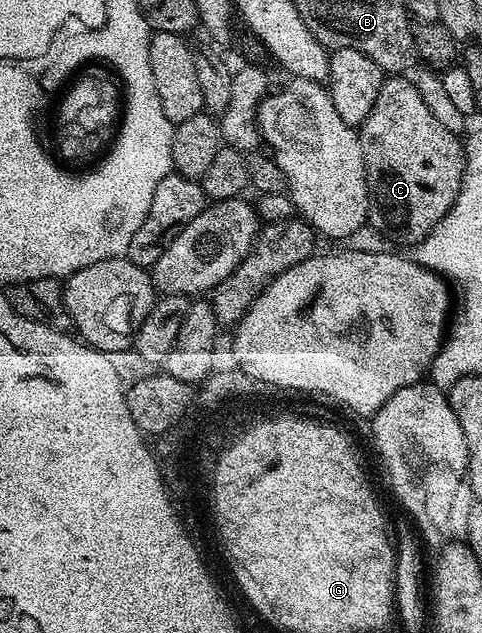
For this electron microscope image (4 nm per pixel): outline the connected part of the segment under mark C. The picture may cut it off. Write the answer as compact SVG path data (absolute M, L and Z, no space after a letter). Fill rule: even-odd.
M409 77L386 78L359 134L369 179L368 226L392 242L421 243L453 208L461 191L465 176L462 140L435 121Z

